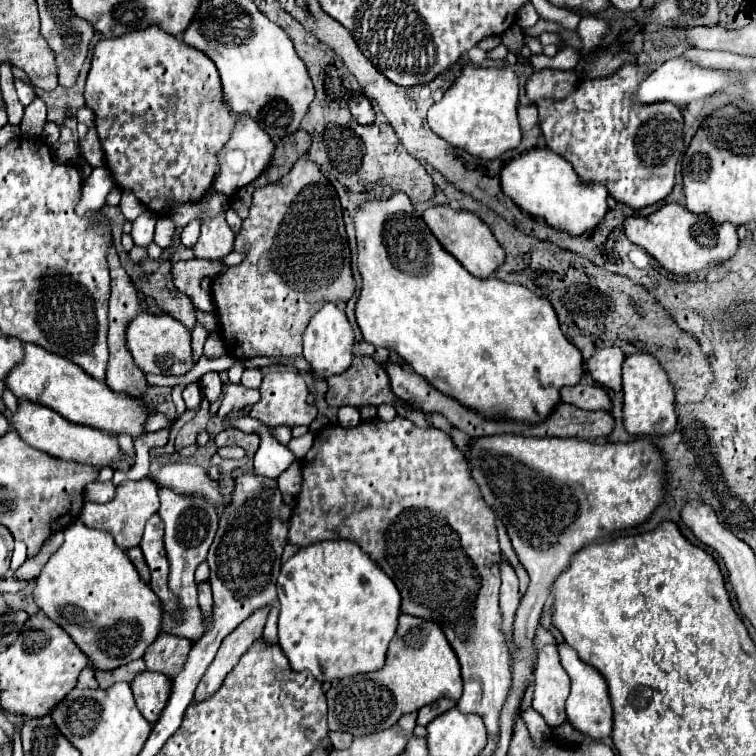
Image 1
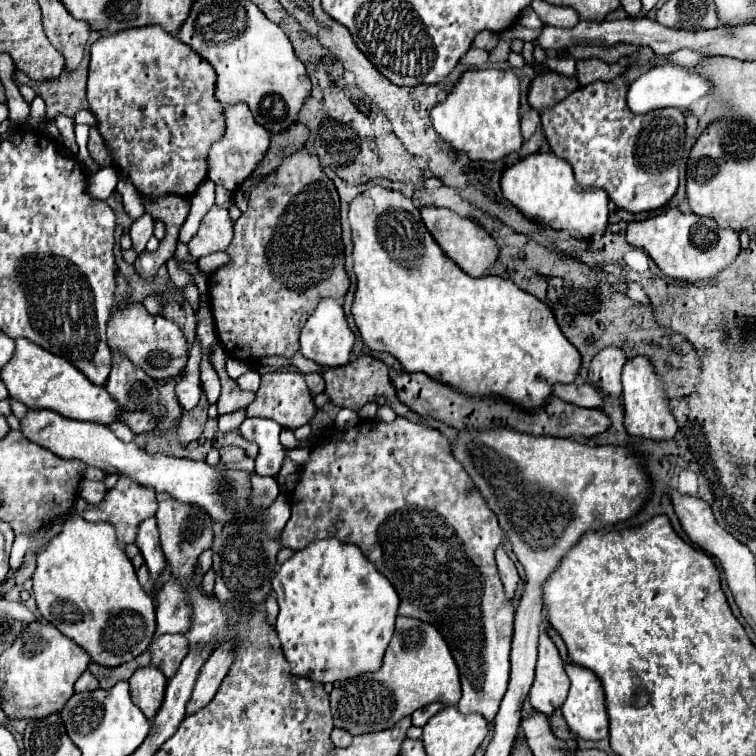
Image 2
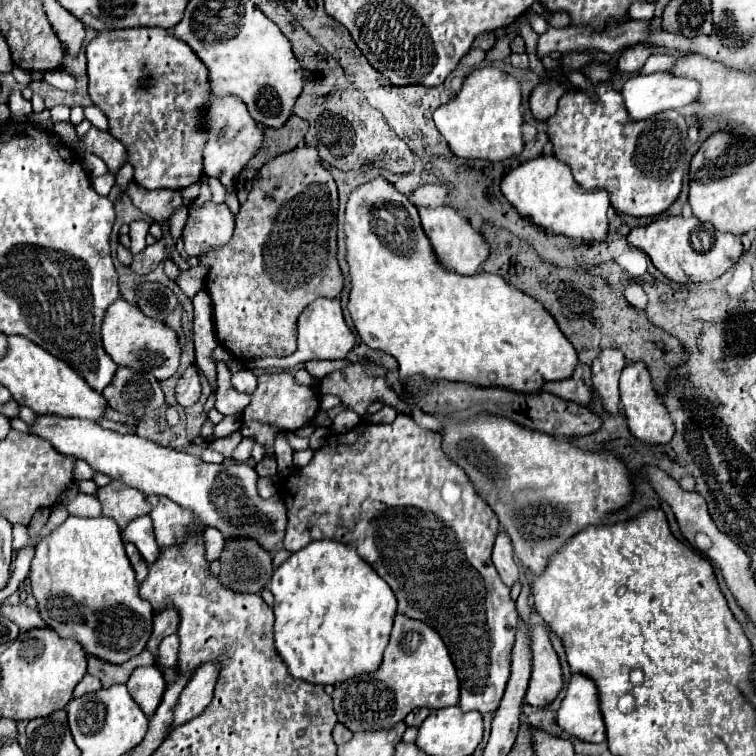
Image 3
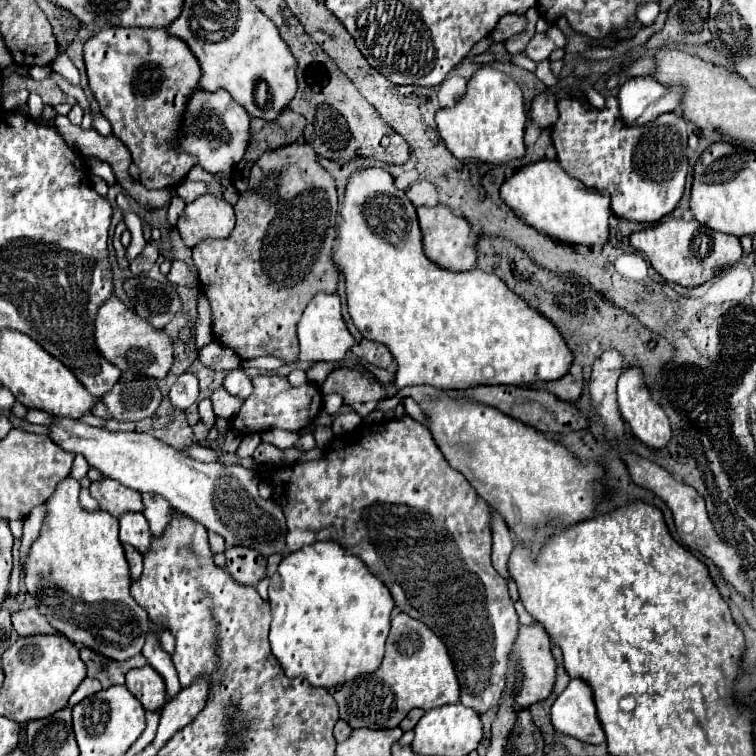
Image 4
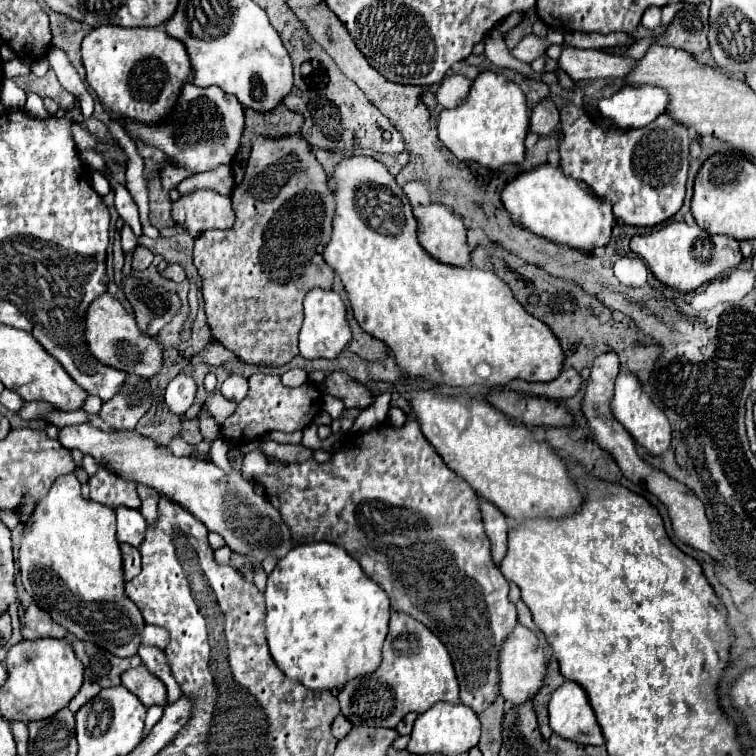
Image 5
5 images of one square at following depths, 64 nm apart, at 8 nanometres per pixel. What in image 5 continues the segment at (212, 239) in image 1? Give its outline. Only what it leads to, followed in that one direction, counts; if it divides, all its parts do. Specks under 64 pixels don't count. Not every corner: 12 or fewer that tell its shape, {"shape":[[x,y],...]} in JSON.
{"shape":[[196,190],[172,204],[192,238],[234,224],[230,198]]}

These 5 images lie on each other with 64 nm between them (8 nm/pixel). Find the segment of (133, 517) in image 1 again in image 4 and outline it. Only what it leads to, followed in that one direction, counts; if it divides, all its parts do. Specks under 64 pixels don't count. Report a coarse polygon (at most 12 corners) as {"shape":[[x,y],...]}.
{"shape":[[104,478],[92,482],[92,498],[120,518],[142,512],[140,492]]}

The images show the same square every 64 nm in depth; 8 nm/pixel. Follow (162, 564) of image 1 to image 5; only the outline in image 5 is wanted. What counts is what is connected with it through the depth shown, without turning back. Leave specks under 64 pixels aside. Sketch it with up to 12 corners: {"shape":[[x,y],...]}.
{"shape":[[116,508],[118,542],[140,546],[148,528],[138,510]]}

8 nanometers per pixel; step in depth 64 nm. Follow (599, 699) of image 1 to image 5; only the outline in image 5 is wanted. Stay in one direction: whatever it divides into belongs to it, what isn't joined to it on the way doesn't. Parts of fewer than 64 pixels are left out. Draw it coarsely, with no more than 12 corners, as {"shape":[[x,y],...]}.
{"shape":[[568,680],[552,694],[550,728],[578,744],[604,744],[588,694]]}

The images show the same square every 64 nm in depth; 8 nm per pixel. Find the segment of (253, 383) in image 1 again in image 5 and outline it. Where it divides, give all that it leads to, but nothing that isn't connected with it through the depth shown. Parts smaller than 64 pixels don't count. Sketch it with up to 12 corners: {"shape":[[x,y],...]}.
{"shape":[[230,374],[220,392],[228,400],[244,400],[248,380]]}

